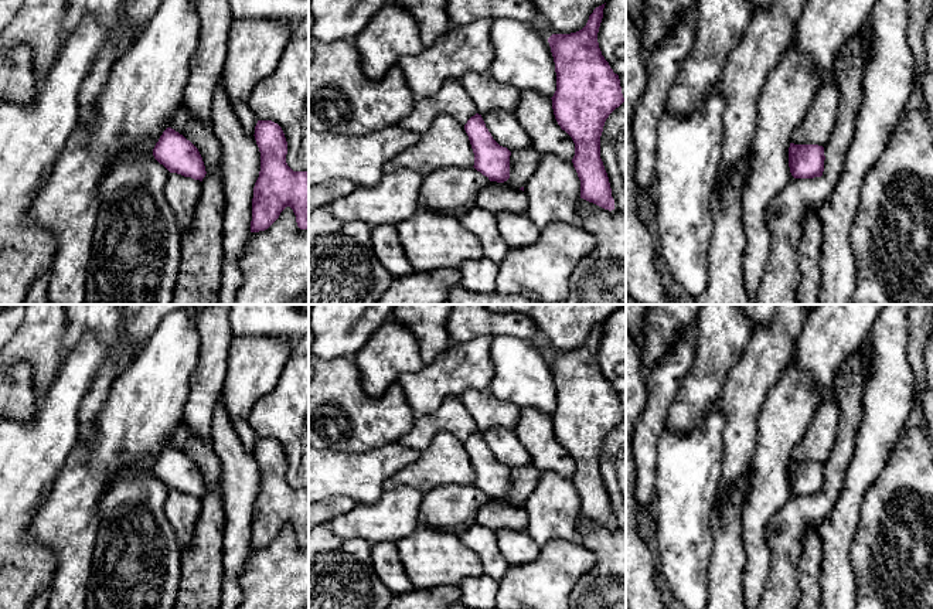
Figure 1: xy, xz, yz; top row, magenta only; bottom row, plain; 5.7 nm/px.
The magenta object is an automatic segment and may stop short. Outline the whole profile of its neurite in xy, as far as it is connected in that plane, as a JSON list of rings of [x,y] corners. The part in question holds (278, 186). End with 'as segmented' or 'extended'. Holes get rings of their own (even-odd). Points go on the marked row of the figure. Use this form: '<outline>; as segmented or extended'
[[[258,120],[255,140],[261,171],[253,187],[251,232],[268,229],[290,207],[300,229],[309,228],[309,171],[293,171],[286,163],[287,142],[272,120]]]; as segmented

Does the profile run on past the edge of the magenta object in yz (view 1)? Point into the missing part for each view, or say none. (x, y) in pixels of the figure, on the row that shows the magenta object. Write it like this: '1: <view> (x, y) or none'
1: none

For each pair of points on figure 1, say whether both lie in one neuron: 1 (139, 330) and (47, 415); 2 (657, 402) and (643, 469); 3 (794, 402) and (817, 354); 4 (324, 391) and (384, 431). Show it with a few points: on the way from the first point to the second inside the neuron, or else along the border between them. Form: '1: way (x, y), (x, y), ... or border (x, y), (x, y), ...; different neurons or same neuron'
1: border (121, 326), (139, 349); different neurons
2: way (653, 419), (646, 434), (644, 452); same neuron
3: border (792, 359), (819, 385), (830, 391); different neurons
4: way (339, 400), (360, 419), (370, 421); same neuron

